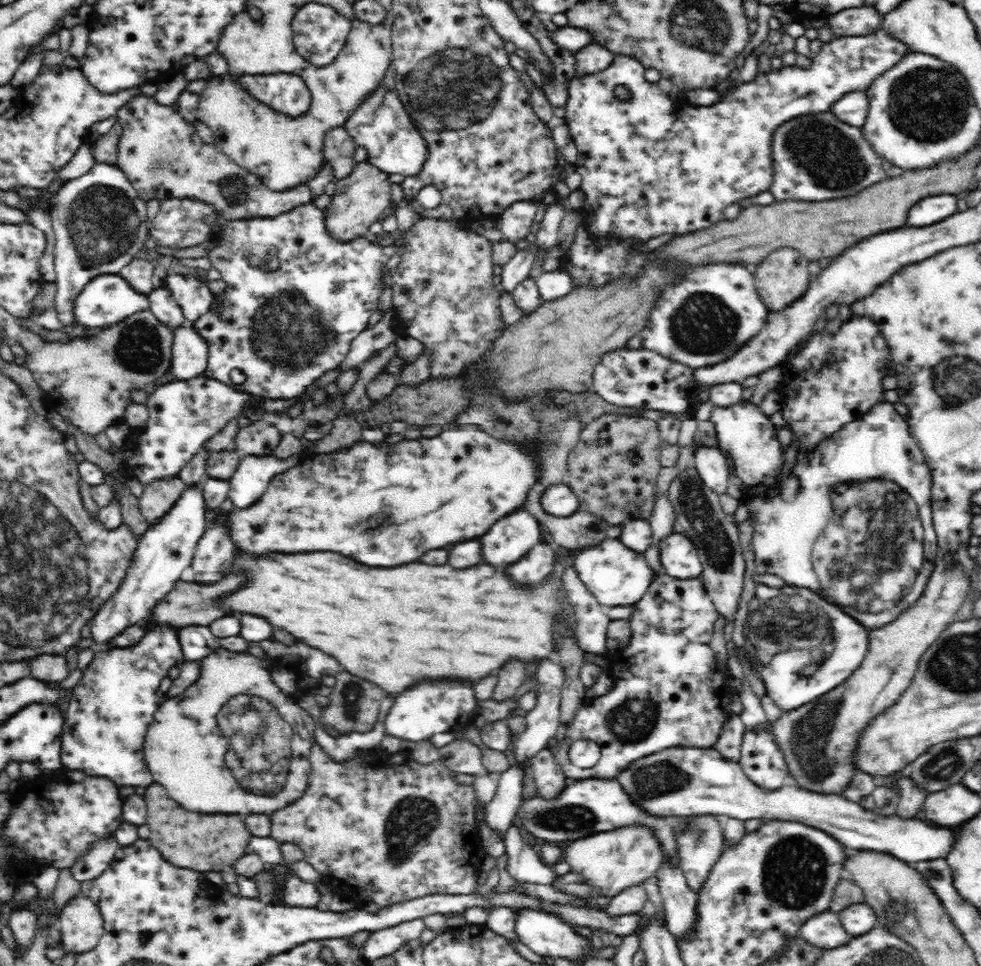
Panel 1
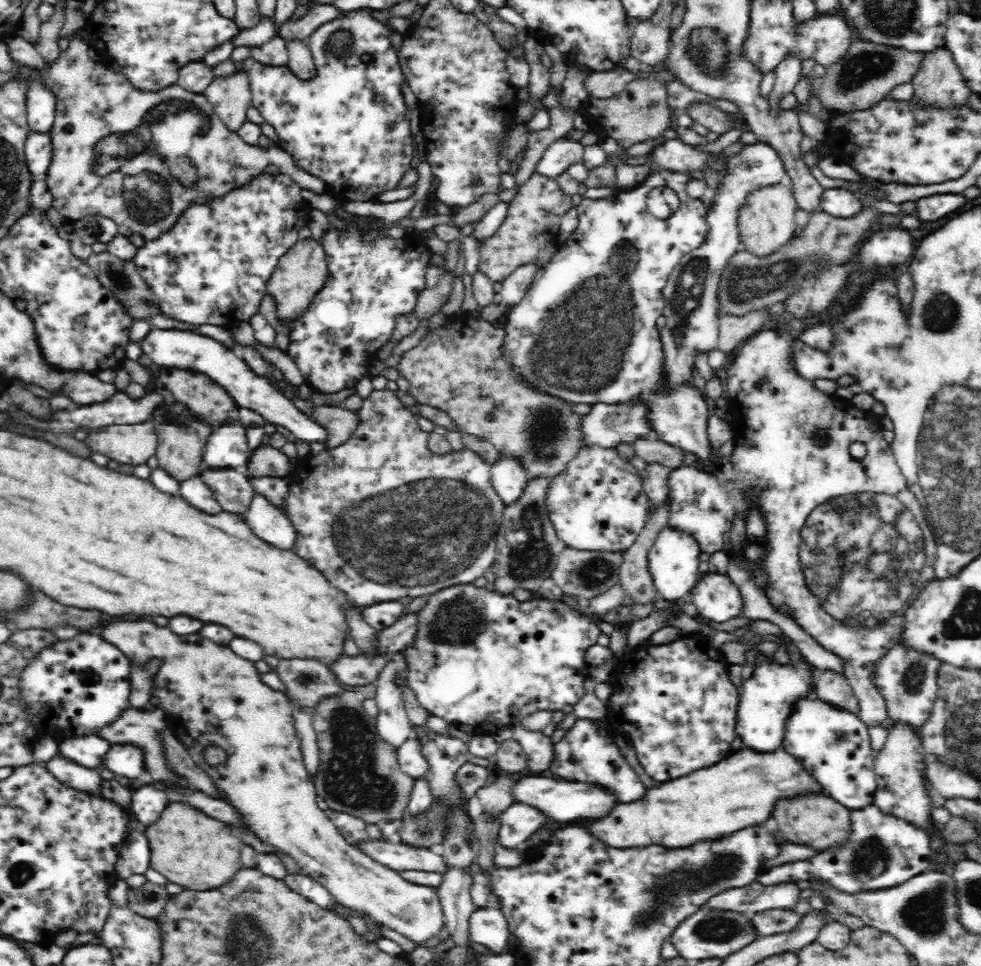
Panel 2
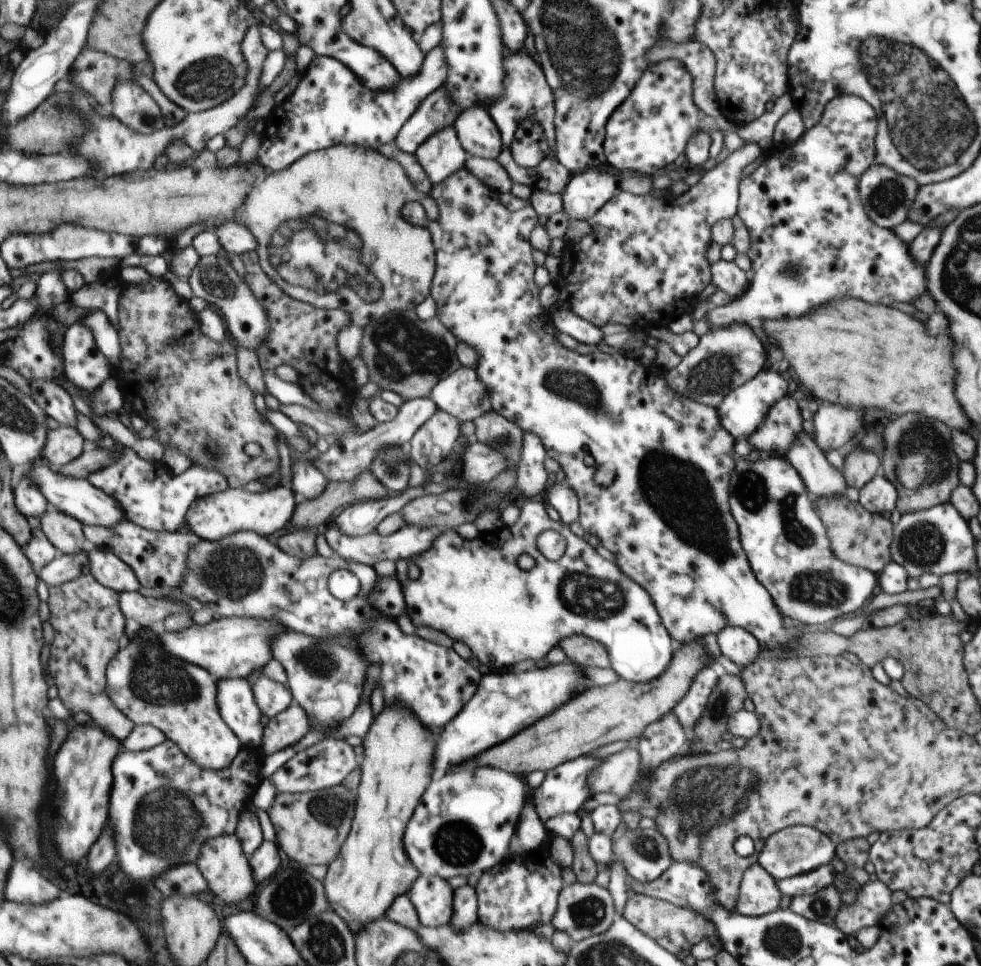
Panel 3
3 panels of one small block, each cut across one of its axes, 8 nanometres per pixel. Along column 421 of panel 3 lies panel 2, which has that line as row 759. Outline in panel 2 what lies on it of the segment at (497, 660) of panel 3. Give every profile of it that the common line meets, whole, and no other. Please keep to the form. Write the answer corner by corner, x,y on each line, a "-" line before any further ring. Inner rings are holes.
578,718
572,727
564,730
563,737
553,747
554,756
546,769
549,774
564,780
580,780
580,784
584,784
584,780
588,780
588,784
604,784
604,788
616,796
616,802
634,802
644,796
646,786
616,748
615,733
609,725
600,727
594,719

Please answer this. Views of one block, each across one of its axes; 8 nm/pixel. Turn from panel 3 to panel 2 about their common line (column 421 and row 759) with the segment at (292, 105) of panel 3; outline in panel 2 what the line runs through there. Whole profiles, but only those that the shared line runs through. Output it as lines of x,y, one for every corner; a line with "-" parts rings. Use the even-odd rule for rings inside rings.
94,734
68,737
58,744
57,756
84,768
97,769
111,746
103,737

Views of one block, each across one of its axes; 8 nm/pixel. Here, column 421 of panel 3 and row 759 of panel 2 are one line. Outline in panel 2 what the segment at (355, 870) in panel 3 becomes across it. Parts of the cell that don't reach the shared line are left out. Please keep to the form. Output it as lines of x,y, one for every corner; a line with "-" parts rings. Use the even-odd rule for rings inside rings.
782,750
774,754
758,754
758,752
738,752
730,756
728,760
722,760
720,764
712,768
704,768
700,772
692,772
680,780
656,784
654,788
648,788
646,796
632,802
632,804
616,804
608,816
596,820
590,824
590,830
594,836
598,836
602,842
614,848
644,848
650,844
666,846
666,848
684,848
704,838
718,838
751,827
750,824
762,824
772,814
772,804
776,798
790,798
800,792
818,790
816,784
802,768
799,760
794,762
795,757
791,753
786,754

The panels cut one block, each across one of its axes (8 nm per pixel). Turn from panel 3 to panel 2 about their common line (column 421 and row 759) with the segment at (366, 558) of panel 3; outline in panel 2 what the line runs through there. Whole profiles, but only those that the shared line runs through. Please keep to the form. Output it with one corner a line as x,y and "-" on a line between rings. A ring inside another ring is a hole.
518,723
490,732
493,741
498,745
504,740
515,740
522,747
527,756
527,768
530,773
542,773
552,762
555,743
542,731
532,731

